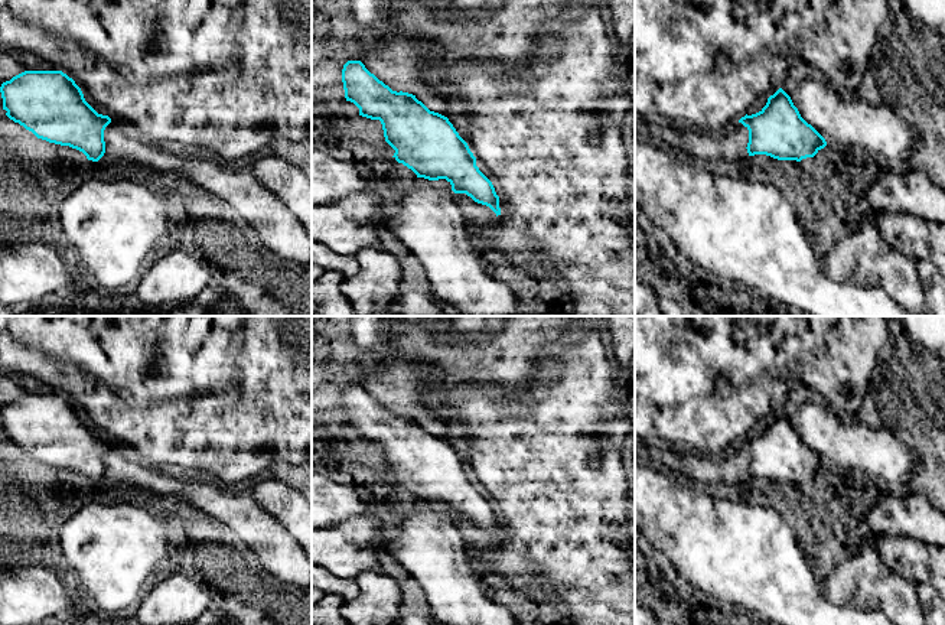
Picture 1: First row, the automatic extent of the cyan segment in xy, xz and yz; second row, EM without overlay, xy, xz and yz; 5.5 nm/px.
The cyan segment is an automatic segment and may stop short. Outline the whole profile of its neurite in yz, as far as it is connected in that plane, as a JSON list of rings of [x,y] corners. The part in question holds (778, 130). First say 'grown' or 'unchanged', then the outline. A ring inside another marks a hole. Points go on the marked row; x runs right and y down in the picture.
unchanged; [[[782,88],[768,98],[759,113],[746,114],[739,123],[749,130],[749,156],[766,154],[778,160],[801,162],[827,146]]]

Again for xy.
unchanged; [[[25,71],[0,87],[6,115],[32,131],[38,139],[69,146],[82,152],[88,160],[98,162],[105,153],[104,130],[111,123],[108,115],[98,114],[84,98],[81,88],[62,71]]]

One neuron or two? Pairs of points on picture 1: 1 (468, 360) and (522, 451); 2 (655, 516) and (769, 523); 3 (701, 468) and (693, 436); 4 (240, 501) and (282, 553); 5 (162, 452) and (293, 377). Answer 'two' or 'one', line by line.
1: two
2: one
3: two
4: one
5: one

